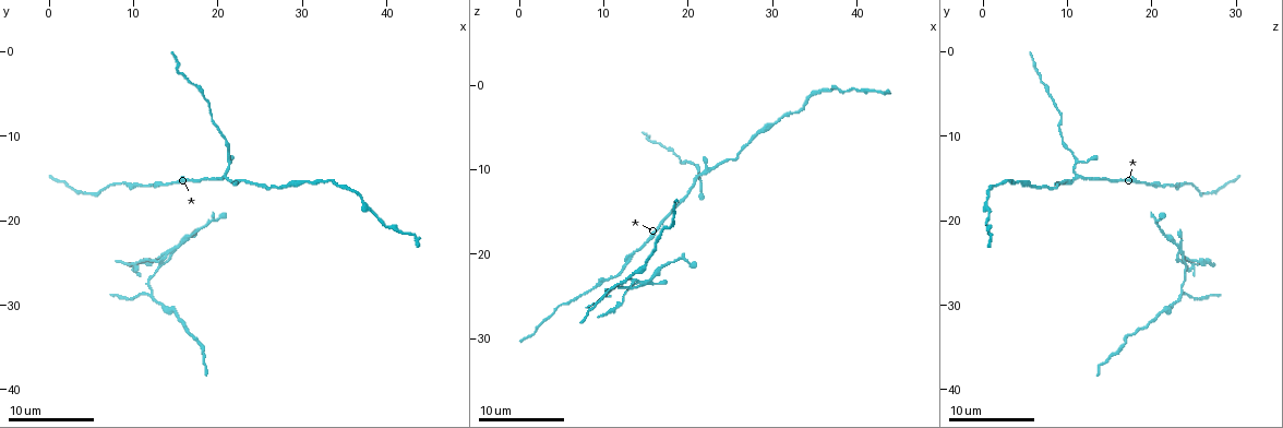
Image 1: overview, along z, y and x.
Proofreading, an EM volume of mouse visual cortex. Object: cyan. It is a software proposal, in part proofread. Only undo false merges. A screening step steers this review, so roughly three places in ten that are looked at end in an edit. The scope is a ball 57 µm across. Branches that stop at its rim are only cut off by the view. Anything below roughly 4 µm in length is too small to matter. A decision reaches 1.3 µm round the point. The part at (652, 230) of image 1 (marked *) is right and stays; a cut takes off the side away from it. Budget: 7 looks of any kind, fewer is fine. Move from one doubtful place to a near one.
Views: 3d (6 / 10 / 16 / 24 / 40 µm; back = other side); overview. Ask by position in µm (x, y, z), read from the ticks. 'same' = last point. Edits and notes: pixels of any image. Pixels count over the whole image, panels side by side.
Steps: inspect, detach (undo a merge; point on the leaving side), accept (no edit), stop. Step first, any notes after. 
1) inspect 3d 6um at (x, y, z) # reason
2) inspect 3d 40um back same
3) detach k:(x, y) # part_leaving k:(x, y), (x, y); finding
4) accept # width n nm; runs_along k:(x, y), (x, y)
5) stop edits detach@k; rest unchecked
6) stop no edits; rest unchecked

inspect 3d 6um at (8.6, 15.6, 23.8) # thick turns thin

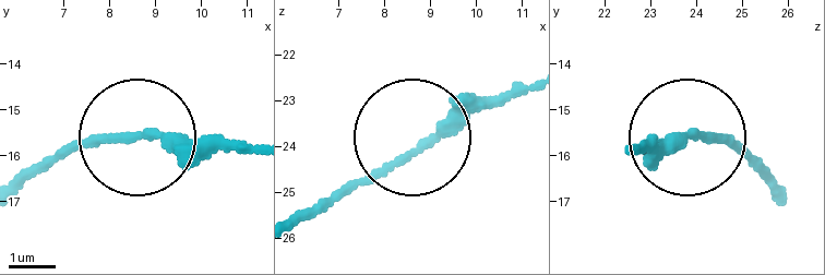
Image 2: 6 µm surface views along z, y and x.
detach 2:(127, 141) # two neurons meet here

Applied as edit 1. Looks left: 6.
inspect overview

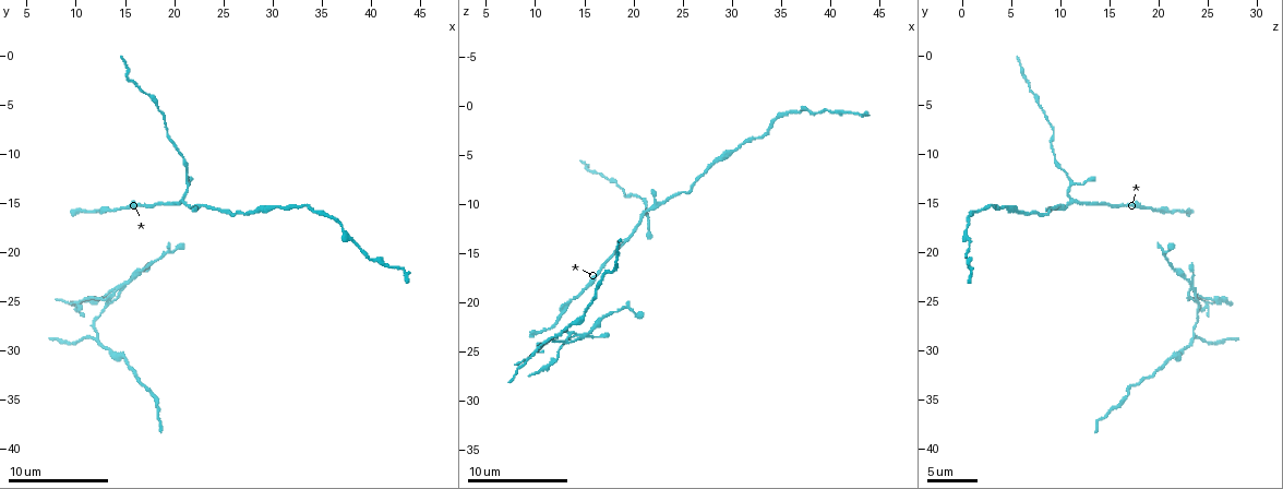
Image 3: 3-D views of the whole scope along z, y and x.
inspect 3d 16um at (12.0, 28.8, 23.6) # three-way junction

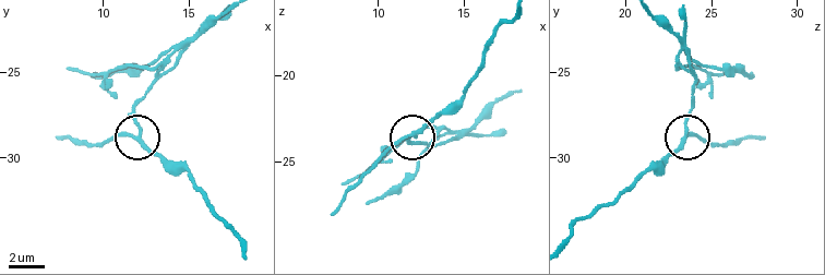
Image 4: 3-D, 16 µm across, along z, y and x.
detach 4:(134, 109) # side_arm 7 um; arms 3; a second neuron is stuck on

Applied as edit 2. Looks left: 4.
inspect overview

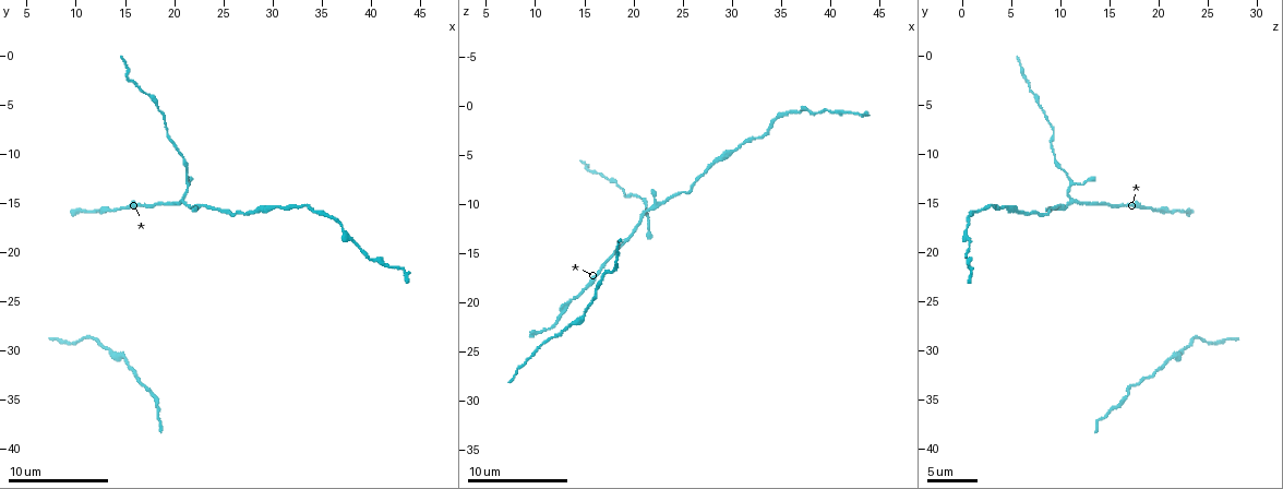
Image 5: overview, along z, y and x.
inspect 3d 10um at (15.0, 31.0, 21.2) # sudden change in width

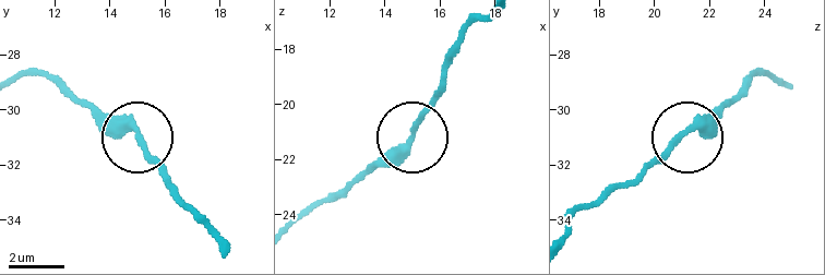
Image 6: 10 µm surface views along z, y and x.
accept # all the same neuron

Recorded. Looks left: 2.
inspect 3d 10um at (21.0, 14.8, 10.8) # three arms meet

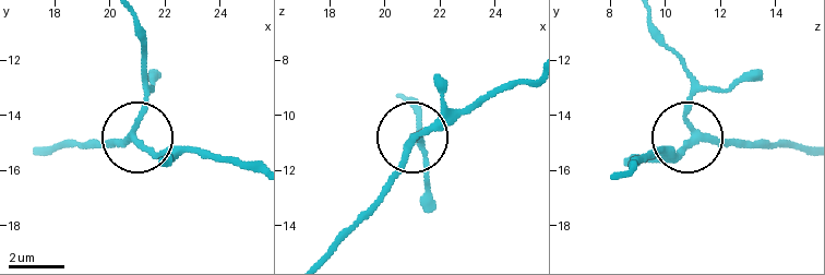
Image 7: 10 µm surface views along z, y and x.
accept # width 200 nm; runs_along 7:(802, 148), (696, 140), (682, 60); all the same neuron

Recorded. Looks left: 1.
stop edits detach@2, detach@4; rest unchecked

